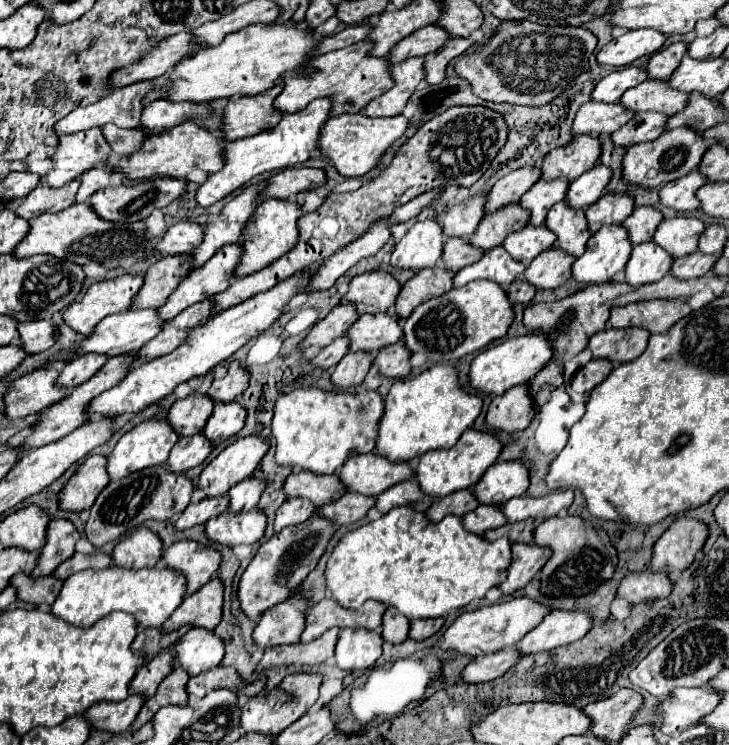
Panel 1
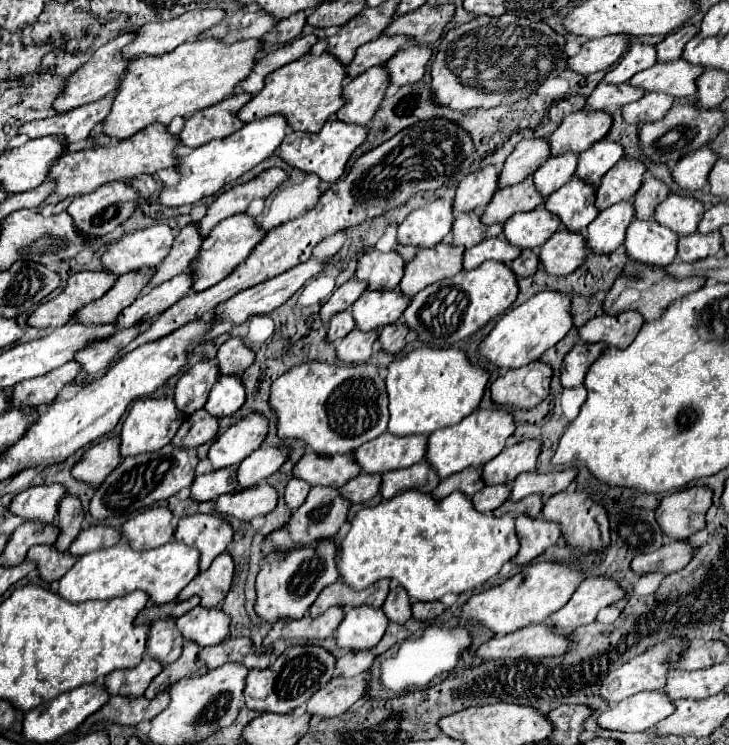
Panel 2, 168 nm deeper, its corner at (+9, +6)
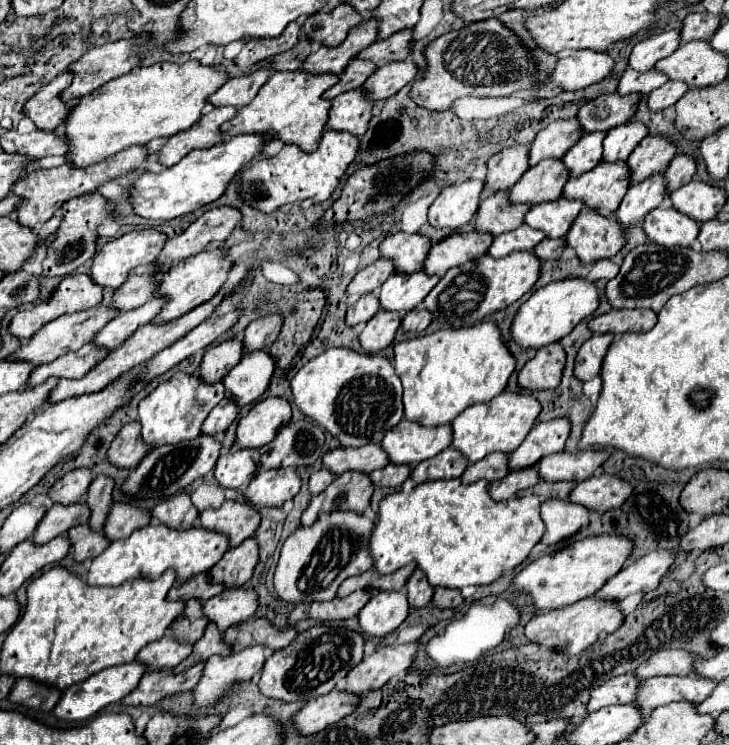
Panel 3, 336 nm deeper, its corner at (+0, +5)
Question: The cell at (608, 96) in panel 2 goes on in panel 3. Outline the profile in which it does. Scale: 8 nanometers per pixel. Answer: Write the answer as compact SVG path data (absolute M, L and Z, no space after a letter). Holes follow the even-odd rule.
M626 69L620 83L618 83L618 93L620 95L630 95L630 93L638 93L638 95L648 95L650 91L654 91L656 87L662 87L668 81L666 75L658 73L658 71L648 71L648 73L638 73L634 69Z

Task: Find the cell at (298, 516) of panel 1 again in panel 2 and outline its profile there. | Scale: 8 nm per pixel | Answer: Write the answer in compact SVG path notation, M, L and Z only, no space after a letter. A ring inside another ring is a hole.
M291 478L287 488L285 488L285 502L287 502L287 506L289 508L299 508L305 502L309 490L311 490L311 486L305 480Z

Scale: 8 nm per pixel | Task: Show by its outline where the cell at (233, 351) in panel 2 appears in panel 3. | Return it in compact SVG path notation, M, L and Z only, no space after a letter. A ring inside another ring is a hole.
M270 315L258 321L252 321L246 331L244 331L244 353L250 351L268 351L270 345L274 343L274 339L278 337L282 325L282 317L280 315Z

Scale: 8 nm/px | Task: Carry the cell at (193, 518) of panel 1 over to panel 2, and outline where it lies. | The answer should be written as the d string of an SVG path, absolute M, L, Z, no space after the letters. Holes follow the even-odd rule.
M227 466L227 468L211 470L207 474L197 476L191 486L191 496L197 502L205 502L205 500L213 500L213 498L219 498L221 494L229 494L237 490L235 472L237 472L237 466Z

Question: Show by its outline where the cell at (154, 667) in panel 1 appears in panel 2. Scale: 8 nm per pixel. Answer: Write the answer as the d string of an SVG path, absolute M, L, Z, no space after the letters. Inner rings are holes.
M163 616L151 624L147 636L147 656L157 658L159 662L171 664L183 652L185 638L179 632L173 616Z

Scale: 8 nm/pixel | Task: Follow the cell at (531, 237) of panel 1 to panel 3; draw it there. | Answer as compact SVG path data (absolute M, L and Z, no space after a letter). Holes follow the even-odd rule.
M556 199L554 203L540 203L534 205L528 213L526 213L526 223L528 227L534 227L538 231L542 231L546 237L550 239L558 239L564 237L572 225L572 221L576 219L576 215L582 209L582 201L568 201L568 199Z

